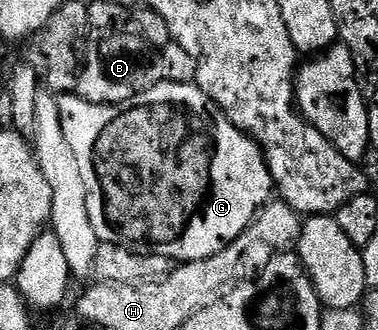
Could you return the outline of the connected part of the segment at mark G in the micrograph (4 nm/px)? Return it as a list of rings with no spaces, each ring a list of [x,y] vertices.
[[[162,80],[161,84],[146,89],[139,95],[135,95],[131,99],[127,99],[121,105],[92,105],[87,103],[81,97],[76,95],[65,95],[59,100],[59,115],[61,116],[61,127],[63,129],[63,135],[67,139],[67,147],[71,147],[71,155],[75,155],[75,163],[79,167],[79,175],[83,178],[88,178],[89,173],[94,173],[97,178],[94,181],[90,180],[85,186],[85,191],[89,198],[87,199],[87,211],[91,215],[91,227],[95,227],[97,232],[98,242],[101,243],[115,243],[116,245],[122,245],[128,249],[134,250],[138,253],[157,253],[159,256],[169,257],[174,263],[184,263],[186,261],[198,261],[199,259],[207,259],[211,255],[215,255],[219,251],[223,251],[225,246],[230,245],[231,242],[237,240],[246,229],[249,228],[253,223],[254,217],[257,216],[258,212],[265,208],[267,202],[274,196],[275,186],[273,184],[273,176],[269,173],[269,169],[265,166],[265,157],[262,153],[260,146],[252,137],[247,133],[242,133],[240,129],[235,128],[224,113],[221,112],[220,107],[216,105],[212,99],[210,99],[197,84],[185,84],[183,82],[171,82],[169,80]]]

